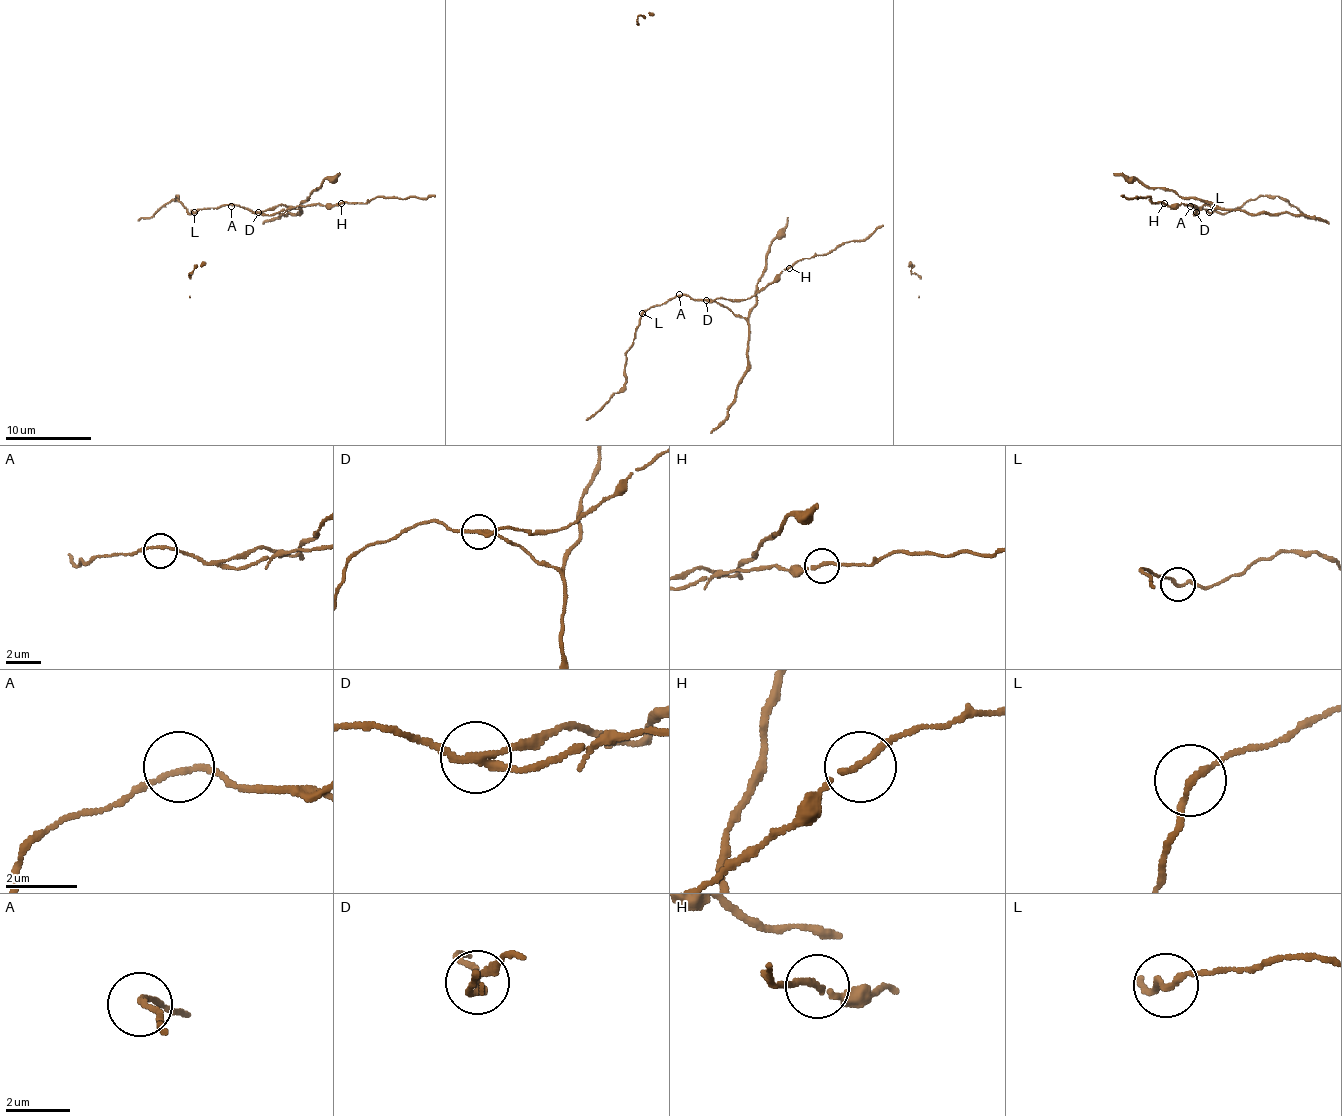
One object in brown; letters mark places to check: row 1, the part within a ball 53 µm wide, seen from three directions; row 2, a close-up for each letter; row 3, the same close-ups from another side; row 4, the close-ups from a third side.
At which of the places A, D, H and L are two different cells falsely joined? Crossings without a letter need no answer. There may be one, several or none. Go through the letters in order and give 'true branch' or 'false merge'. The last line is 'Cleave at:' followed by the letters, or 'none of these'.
A: true branch
D: false merge
H: true branch
L: true branch
Cleave at: D

